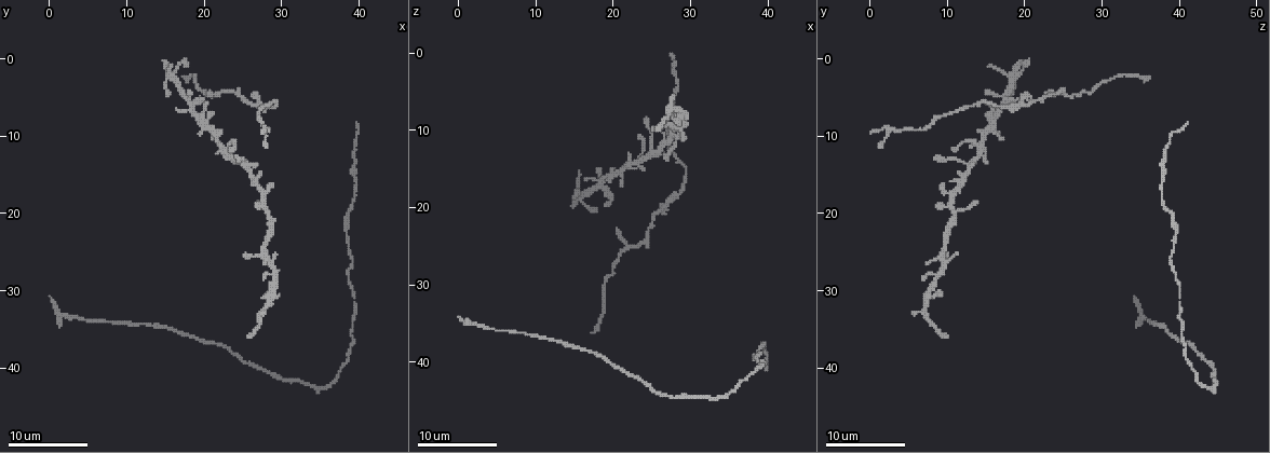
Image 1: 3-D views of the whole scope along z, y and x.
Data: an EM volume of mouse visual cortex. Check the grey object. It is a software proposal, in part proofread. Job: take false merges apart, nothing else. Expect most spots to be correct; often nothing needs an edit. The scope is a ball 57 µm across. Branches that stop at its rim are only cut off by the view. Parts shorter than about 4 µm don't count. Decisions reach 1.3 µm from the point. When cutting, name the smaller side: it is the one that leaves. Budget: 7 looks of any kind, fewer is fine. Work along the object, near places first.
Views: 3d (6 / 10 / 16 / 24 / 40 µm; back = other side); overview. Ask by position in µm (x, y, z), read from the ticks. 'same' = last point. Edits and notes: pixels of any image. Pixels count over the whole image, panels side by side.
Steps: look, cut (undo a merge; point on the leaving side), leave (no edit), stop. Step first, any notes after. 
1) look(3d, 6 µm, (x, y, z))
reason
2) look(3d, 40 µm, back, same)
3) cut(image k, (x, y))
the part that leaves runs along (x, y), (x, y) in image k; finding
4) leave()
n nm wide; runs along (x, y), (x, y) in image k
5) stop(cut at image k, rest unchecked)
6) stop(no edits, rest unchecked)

look(3d, 6 µm, (18.0, 6.0, 17.0))
looks like a crossing

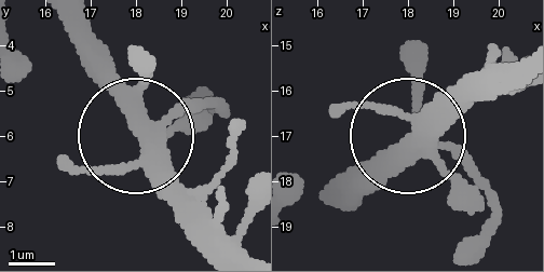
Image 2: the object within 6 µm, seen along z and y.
leave()
continuous, no second neuron

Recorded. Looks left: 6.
look(3d, 16 µm, (22.0, 4.5, 25.0))
three-way junction

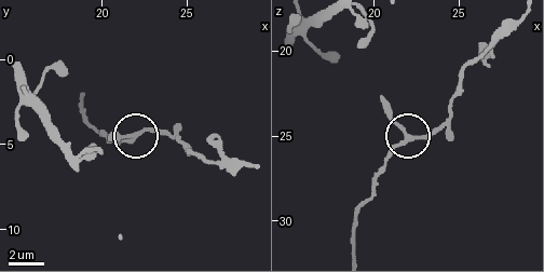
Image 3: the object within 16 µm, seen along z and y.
look(3d, 16 µm, back, (21.9, 4.4, 25.1))

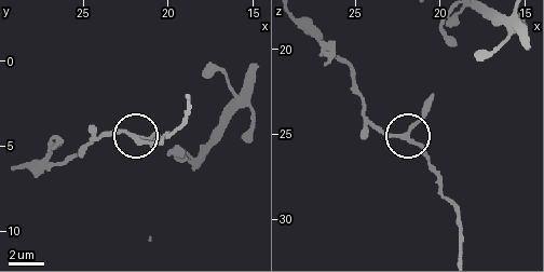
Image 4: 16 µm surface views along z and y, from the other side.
leave()
3 arms; one neuron here

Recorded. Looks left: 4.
look(3d, 6 µm, (27.0, 6.0, 19.5))
sudden change in width

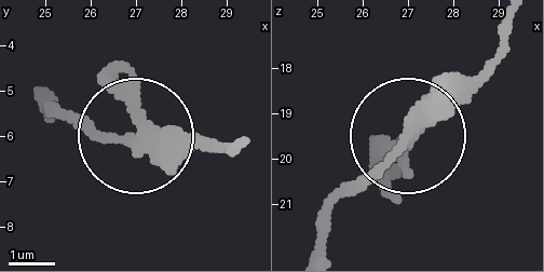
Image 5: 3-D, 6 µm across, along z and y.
cut(image 5, (121, 81))
3 arms; two neurons meet here

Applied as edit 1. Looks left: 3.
look(overview)
see it whole again

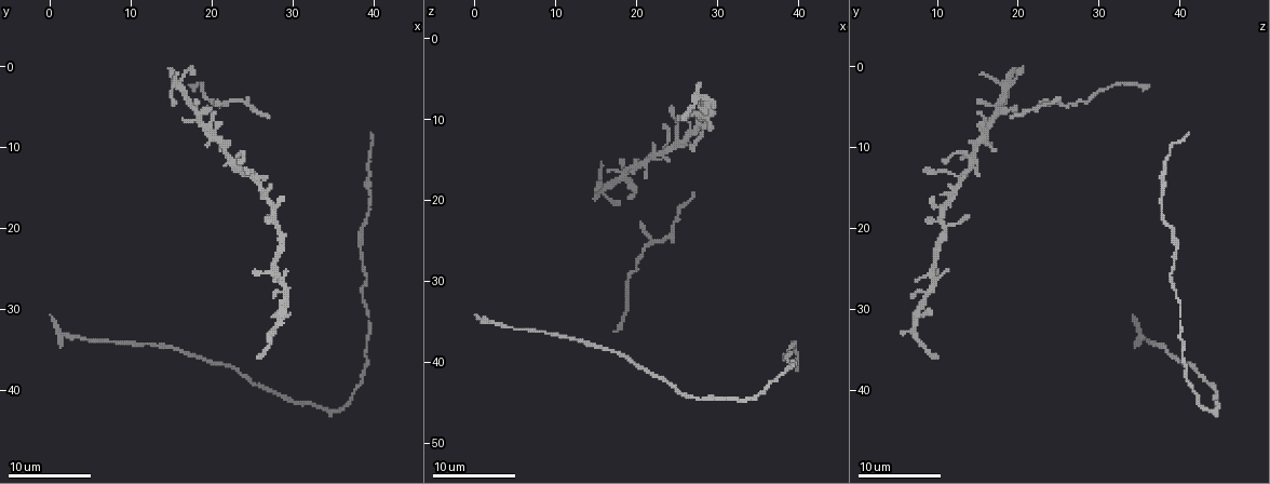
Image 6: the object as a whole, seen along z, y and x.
look(3d, 10 µm, (39.5, 15.0, 38.0))

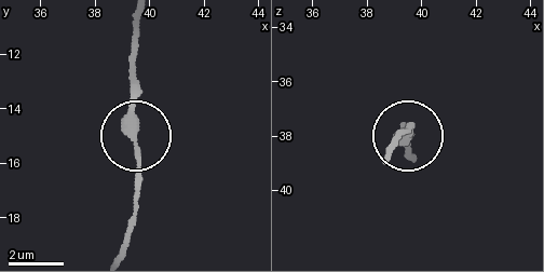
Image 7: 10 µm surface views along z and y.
leave()
one neuron here

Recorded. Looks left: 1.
stop(cut at image 5, rest unchecked)

